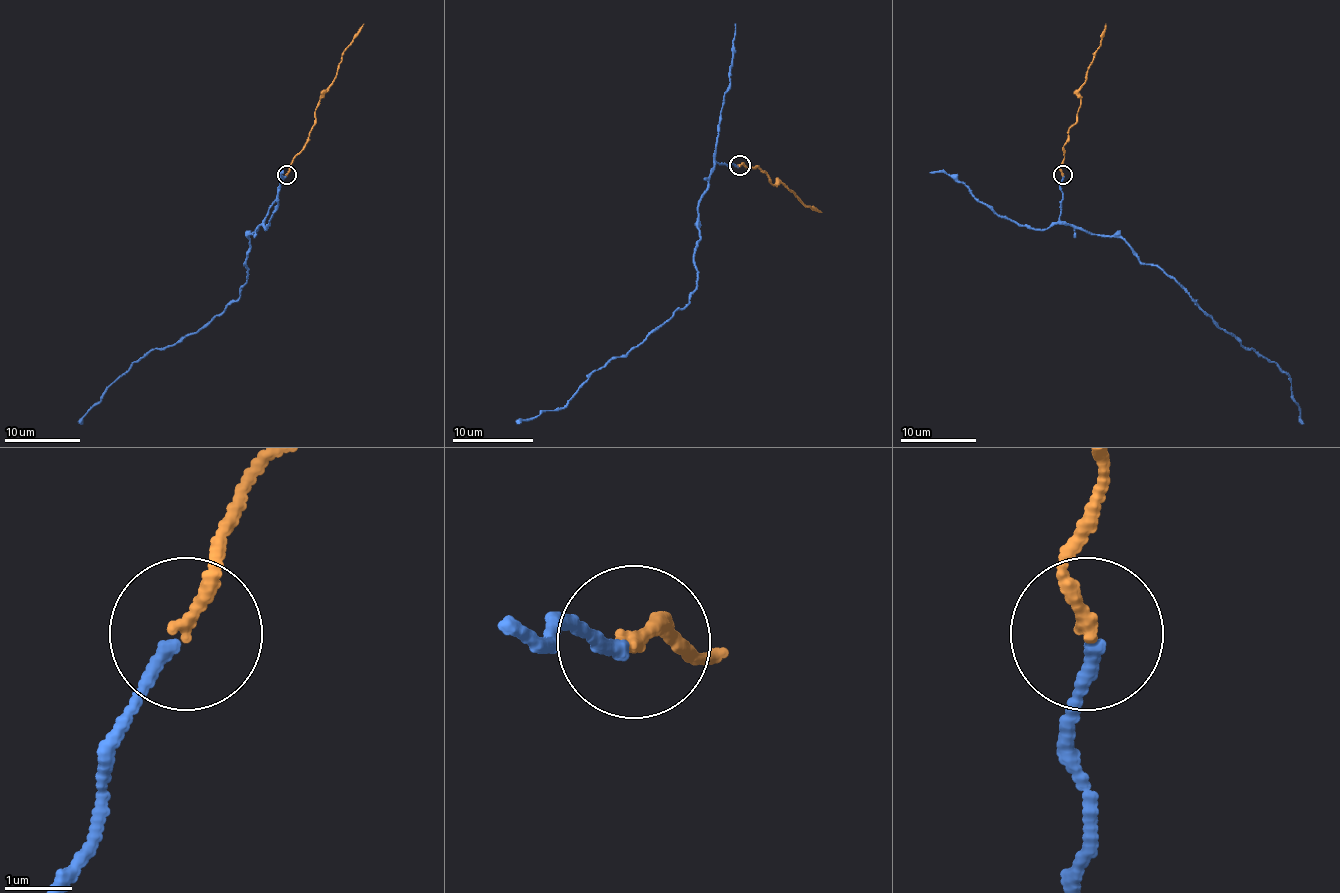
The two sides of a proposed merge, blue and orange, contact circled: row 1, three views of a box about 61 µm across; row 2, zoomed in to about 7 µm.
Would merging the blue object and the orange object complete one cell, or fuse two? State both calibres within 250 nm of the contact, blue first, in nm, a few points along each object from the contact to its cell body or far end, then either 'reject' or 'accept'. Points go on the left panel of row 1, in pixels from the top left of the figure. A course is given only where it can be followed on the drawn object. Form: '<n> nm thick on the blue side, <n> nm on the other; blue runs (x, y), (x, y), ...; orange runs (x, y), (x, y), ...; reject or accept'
190 nm thick on the blue side, 200 nm on the other; blue runs (286, 176), (264, 222), (248, 235), (247, 282), (241, 295), (178, 343), (152, 350), (122, 375), (80, 424); orange runs (286, 174), (303, 148), (318, 104), (335, 76), (341, 53), (364, 23); accept

